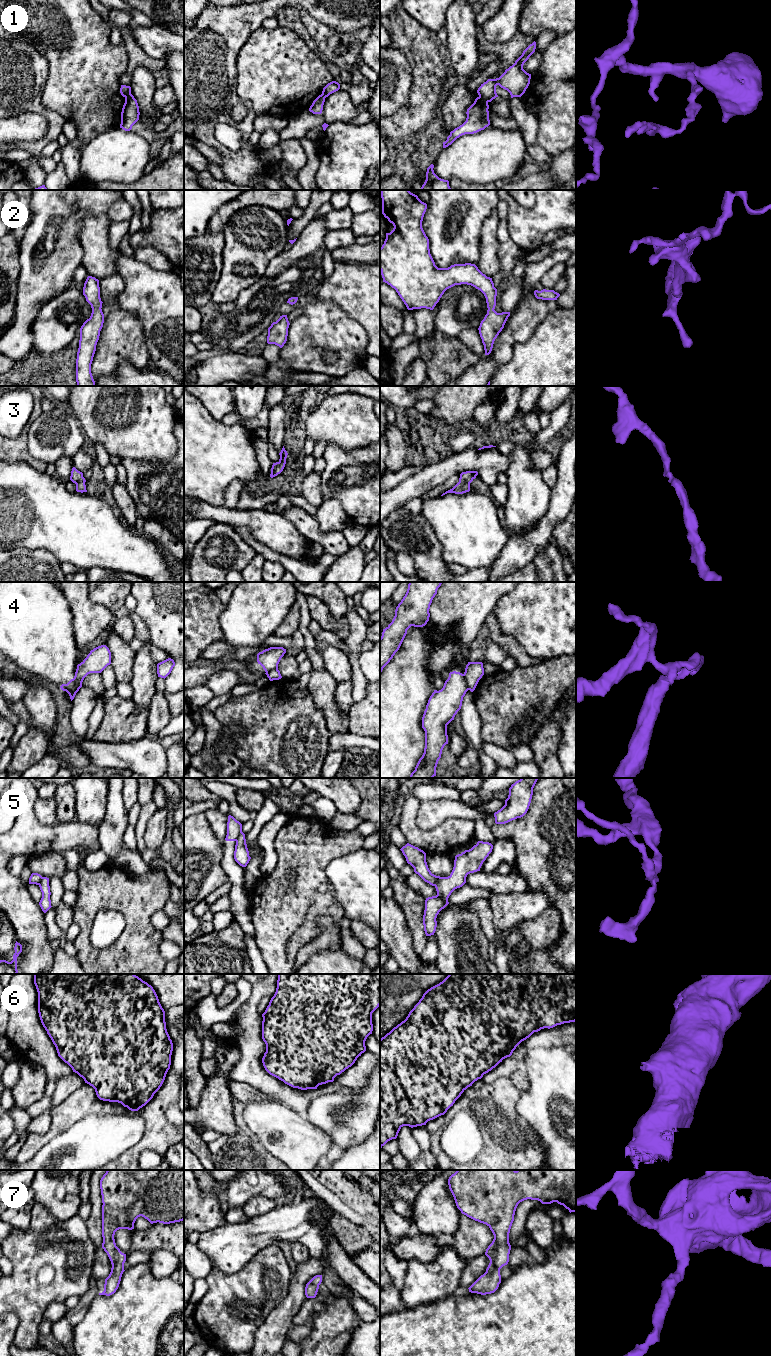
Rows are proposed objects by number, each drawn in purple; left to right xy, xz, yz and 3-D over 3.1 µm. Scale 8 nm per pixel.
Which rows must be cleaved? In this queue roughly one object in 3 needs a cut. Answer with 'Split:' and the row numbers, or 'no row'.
Split: 1, 4, 5

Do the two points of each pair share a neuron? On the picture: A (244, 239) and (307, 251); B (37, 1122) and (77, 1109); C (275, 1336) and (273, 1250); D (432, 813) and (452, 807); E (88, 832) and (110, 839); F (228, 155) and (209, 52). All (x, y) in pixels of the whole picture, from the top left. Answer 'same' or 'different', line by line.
A: different
B: different
C: different
D: same
E: different
F: same

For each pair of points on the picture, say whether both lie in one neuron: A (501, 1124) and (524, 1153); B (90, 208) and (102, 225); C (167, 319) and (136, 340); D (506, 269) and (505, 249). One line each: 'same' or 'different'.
A: same
B: different
C: different
D: same

